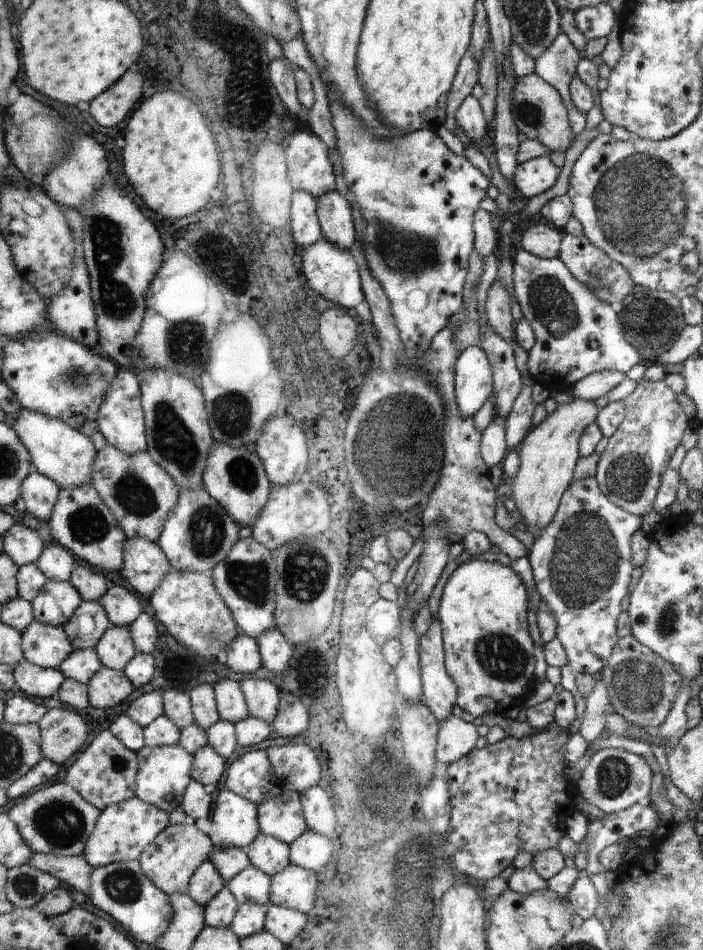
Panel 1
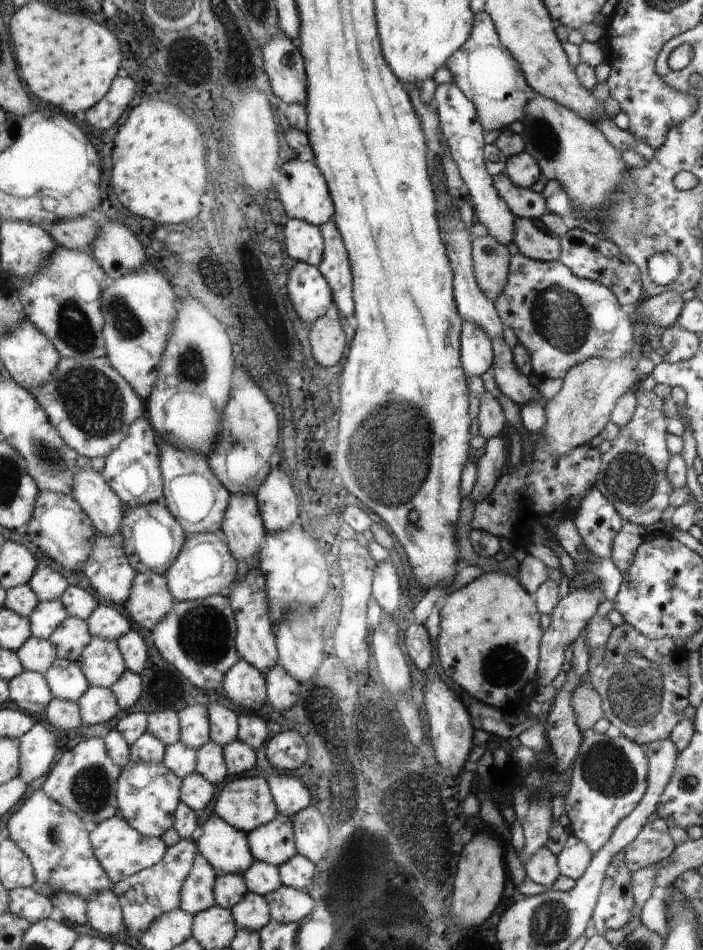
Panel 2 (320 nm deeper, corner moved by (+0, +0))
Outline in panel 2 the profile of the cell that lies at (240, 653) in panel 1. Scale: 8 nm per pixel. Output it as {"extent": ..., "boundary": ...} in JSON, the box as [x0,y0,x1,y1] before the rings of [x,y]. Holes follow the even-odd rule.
{"extent":[222,659,267,714],"boundary":[[[239,659],[227,672],[222,693],[236,706],[255,714],[266,704],[266,687],[267,682],[264,682],[260,671],[244,659]]]}

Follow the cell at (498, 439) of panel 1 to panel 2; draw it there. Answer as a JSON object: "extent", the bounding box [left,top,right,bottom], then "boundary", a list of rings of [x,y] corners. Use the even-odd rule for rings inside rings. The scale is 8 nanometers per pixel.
{"extent":[475,392,506,438],"boundary":[[[485,392],[478,400],[479,412],[477,414],[475,429],[478,434],[486,438],[494,437],[500,433],[506,422],[504,412],[498,399],[491,393]]]}

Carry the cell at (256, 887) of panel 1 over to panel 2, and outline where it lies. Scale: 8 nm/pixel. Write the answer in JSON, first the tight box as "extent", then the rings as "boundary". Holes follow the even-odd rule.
{"extent":[230,890,272,932],"boundary":[[[248,890],[243,899],[230,909],[238,929],[259,932],[272,921],[270,905],[266,897],[253,893],[251,890]]]}

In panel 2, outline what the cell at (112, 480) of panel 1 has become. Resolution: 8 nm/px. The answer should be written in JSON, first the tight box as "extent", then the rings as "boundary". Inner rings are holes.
{"extent":[119,503,187,577],"boundary":[[[150,503],[137,507],[124,505],[119,539],[123,545],[123,551],[130,559],[130,563],[136,568],[136,572],[152,571],[164,577],[168,570],[174,566],[187,537],[184,528],[170,516],[166,506]]]}

